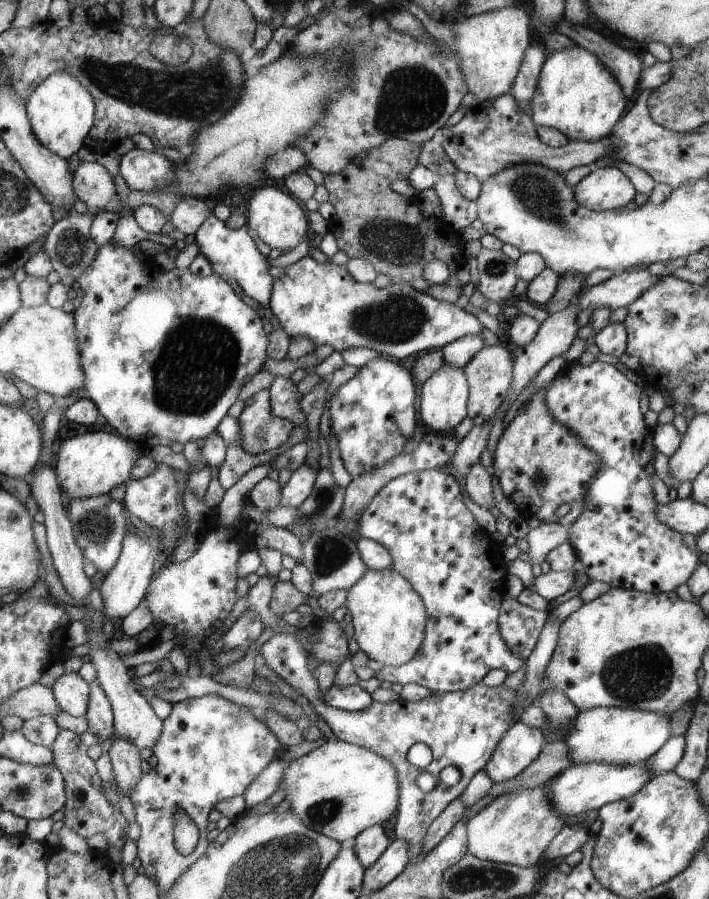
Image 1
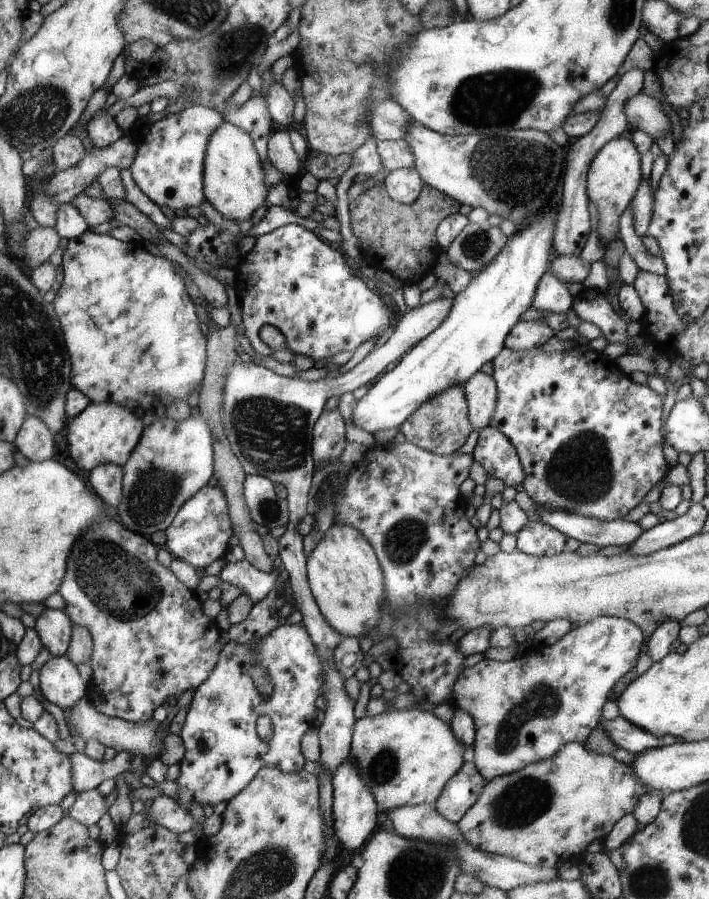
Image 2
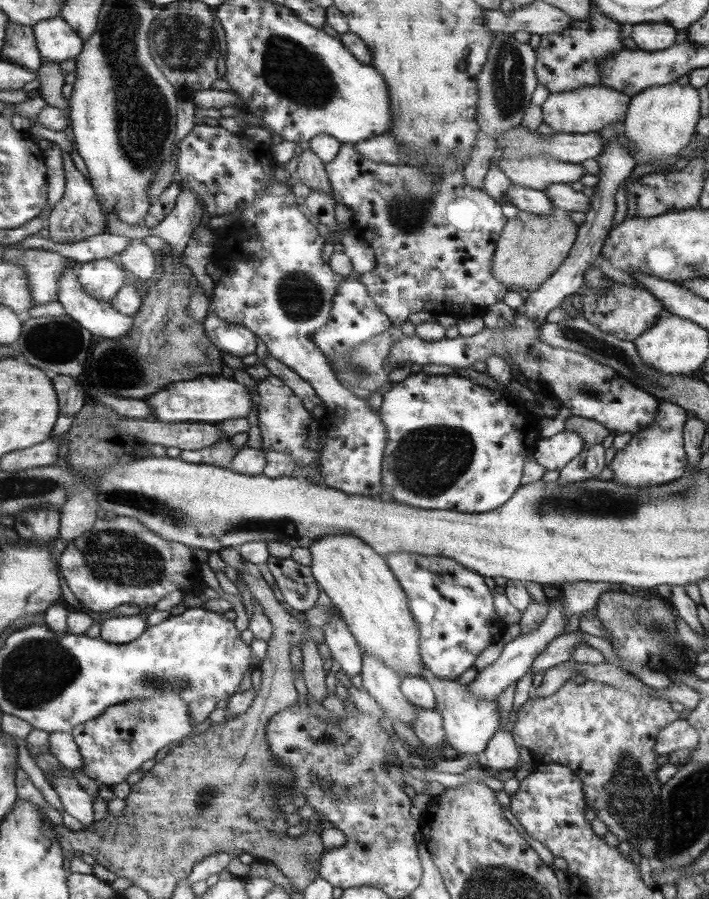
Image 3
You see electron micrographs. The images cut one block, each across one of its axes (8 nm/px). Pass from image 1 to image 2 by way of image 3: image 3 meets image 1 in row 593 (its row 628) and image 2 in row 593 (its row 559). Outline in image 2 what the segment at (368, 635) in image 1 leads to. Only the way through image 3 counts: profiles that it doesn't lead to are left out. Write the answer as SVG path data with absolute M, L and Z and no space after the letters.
M333 523L317 541L315 548L306 558L306 577L308 587L315 599L318 609L325 617L327 626L331 626L342 637L360 638L366 636L377 626L381 616L380 604L384 599L384 572L381 570L376 552L367 539L351 525Z

